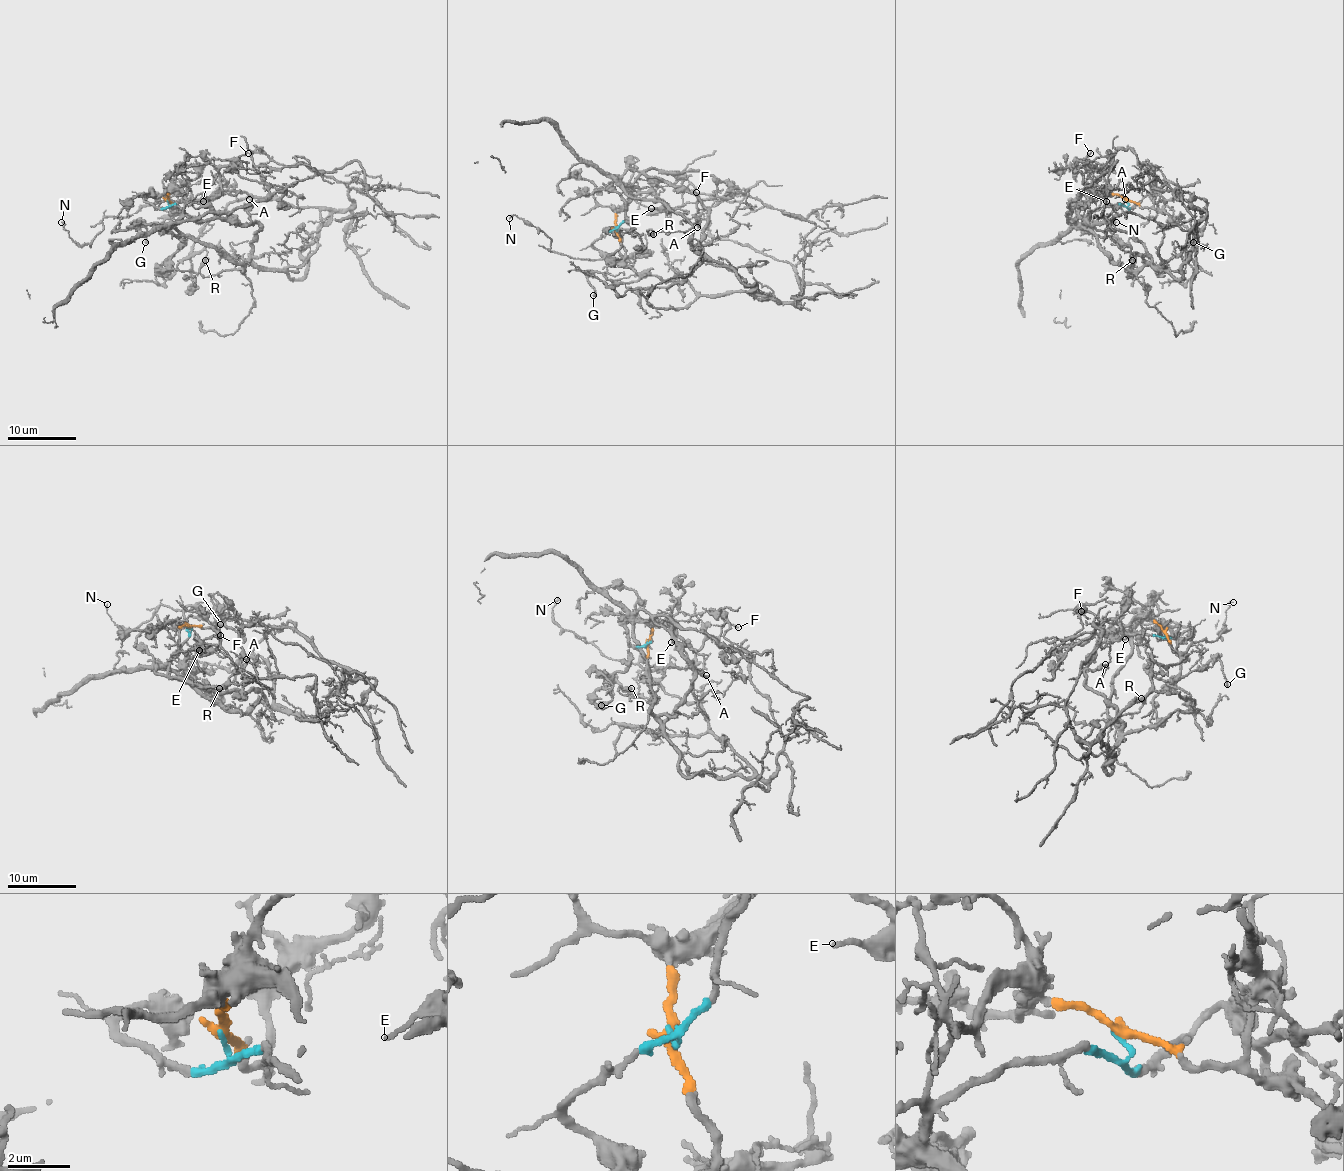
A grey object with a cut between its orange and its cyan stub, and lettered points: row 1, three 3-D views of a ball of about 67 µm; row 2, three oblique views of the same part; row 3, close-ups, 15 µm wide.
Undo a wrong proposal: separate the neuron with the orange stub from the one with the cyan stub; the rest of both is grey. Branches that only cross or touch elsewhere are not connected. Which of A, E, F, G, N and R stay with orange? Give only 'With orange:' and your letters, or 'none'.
With orange: A, E, F, G

